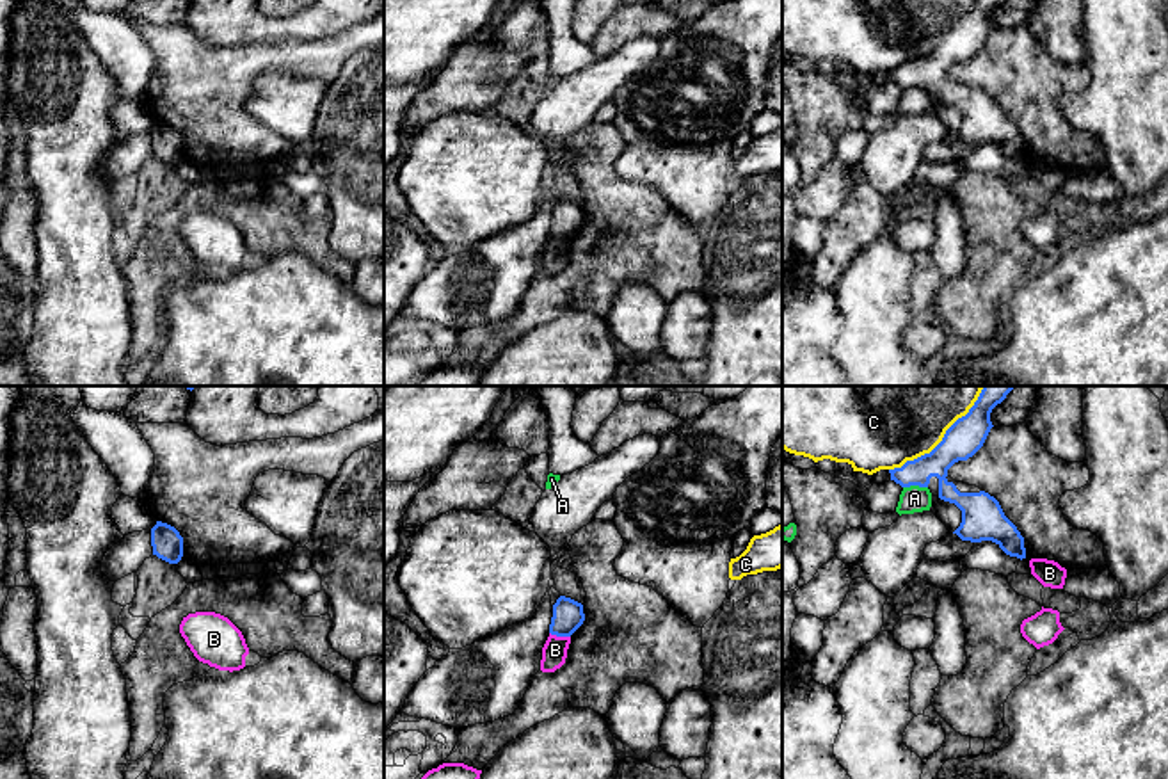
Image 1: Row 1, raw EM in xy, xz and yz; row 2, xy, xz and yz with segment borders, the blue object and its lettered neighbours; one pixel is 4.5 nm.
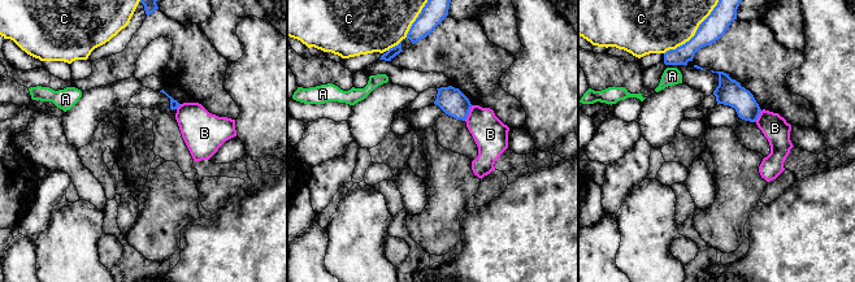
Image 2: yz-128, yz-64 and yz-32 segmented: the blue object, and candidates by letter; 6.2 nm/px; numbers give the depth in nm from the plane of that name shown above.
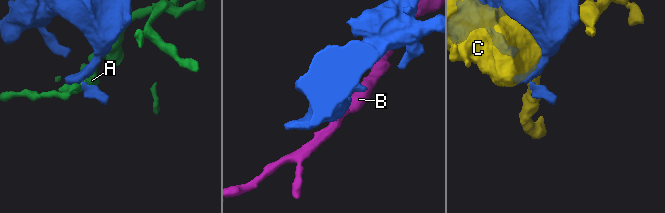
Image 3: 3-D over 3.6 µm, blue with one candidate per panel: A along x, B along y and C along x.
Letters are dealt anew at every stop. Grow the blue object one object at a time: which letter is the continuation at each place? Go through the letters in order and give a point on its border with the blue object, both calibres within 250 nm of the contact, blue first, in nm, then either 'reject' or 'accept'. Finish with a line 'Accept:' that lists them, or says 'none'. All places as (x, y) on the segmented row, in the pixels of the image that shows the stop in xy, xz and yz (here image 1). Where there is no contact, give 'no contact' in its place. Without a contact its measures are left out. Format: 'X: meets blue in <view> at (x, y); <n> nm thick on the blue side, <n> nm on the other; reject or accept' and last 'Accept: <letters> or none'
A: meets blue in yz at (914, 484); 130 nm thick on the blue side, 120 nm on the other; reject
B: meets blue in xz at (560, 635); 140 nm thick on the blue side, 110 nm on the other; reject
C: meets blue in yz at (943, 438); 170 nm thick on the blue side, 480 nm on the other; reject
Accept: none

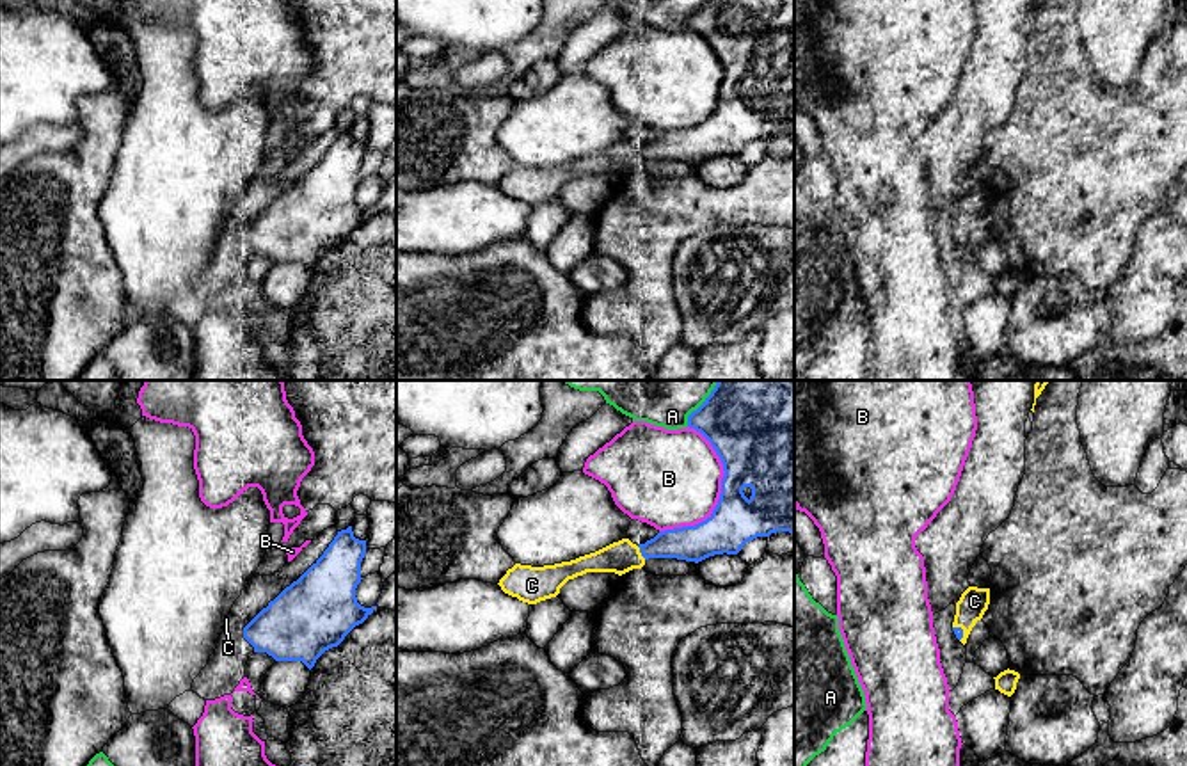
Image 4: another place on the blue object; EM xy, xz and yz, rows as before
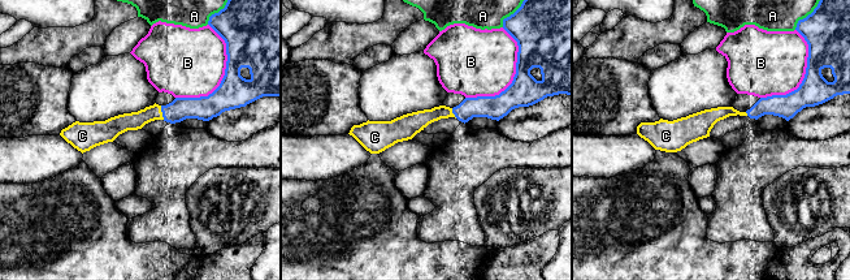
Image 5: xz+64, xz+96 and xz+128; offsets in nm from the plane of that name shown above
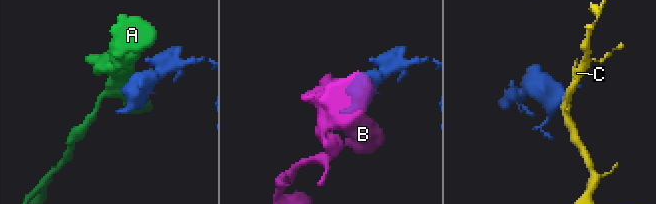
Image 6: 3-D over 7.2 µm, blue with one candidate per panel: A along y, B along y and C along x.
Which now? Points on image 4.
A: meets blue in xz at (702, 404); 480 nm thick on the blue side, 400 nm on the other; reject
B: meets blue in xz at (722, 493); 340 nm thick on the blue side, 440 nm on the other; reject
C: meets blue in xz at (640, 551); 160 nm thick on the blue side, 150 nm on the other; accept
Accept: C

